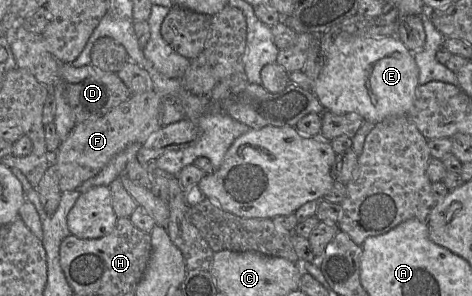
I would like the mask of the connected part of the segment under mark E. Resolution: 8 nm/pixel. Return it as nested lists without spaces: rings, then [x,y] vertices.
[[[398,33],[382,37],[348,37],[342,43],[335,43],[315,80],[302,71],[288,74],[290,83],[311,90],[326,111],[338,115],[357,113],[375,124],[408,113],[419,86],[418,76],[414,52],[404,45]]]

